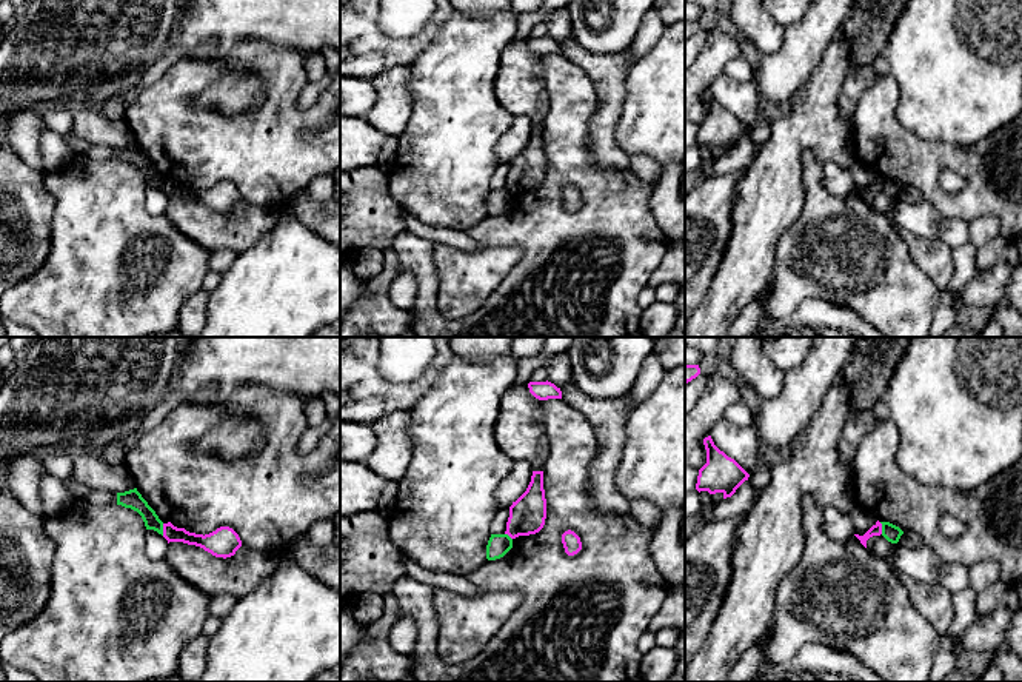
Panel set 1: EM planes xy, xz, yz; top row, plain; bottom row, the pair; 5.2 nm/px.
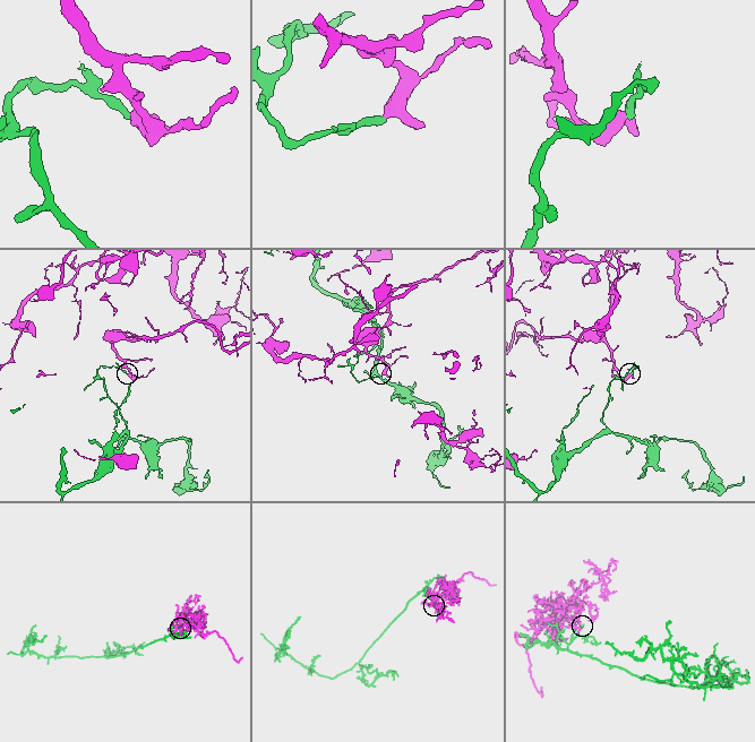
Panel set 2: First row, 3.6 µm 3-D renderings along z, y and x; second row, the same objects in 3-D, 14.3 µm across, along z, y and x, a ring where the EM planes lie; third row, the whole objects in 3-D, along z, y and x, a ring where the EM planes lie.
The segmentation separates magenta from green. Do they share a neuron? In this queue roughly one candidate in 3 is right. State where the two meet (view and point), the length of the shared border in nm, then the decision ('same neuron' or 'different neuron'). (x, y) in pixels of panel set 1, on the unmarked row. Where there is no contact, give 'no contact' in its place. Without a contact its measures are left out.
xy (163, 185) | 60 nm | different neuron

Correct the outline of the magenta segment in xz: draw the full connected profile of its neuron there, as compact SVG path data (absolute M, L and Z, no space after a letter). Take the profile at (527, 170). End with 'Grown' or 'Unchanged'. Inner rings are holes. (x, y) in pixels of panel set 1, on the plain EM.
M533 126L526 146L509 162L506 186L511 194L539 188L546 174L543 126Z. Unchanged

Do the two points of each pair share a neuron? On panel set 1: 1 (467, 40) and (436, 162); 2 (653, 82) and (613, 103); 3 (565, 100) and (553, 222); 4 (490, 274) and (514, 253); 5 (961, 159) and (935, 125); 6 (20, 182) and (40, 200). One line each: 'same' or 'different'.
1: same
2: different
3: same
4: same
5: different
6: same

